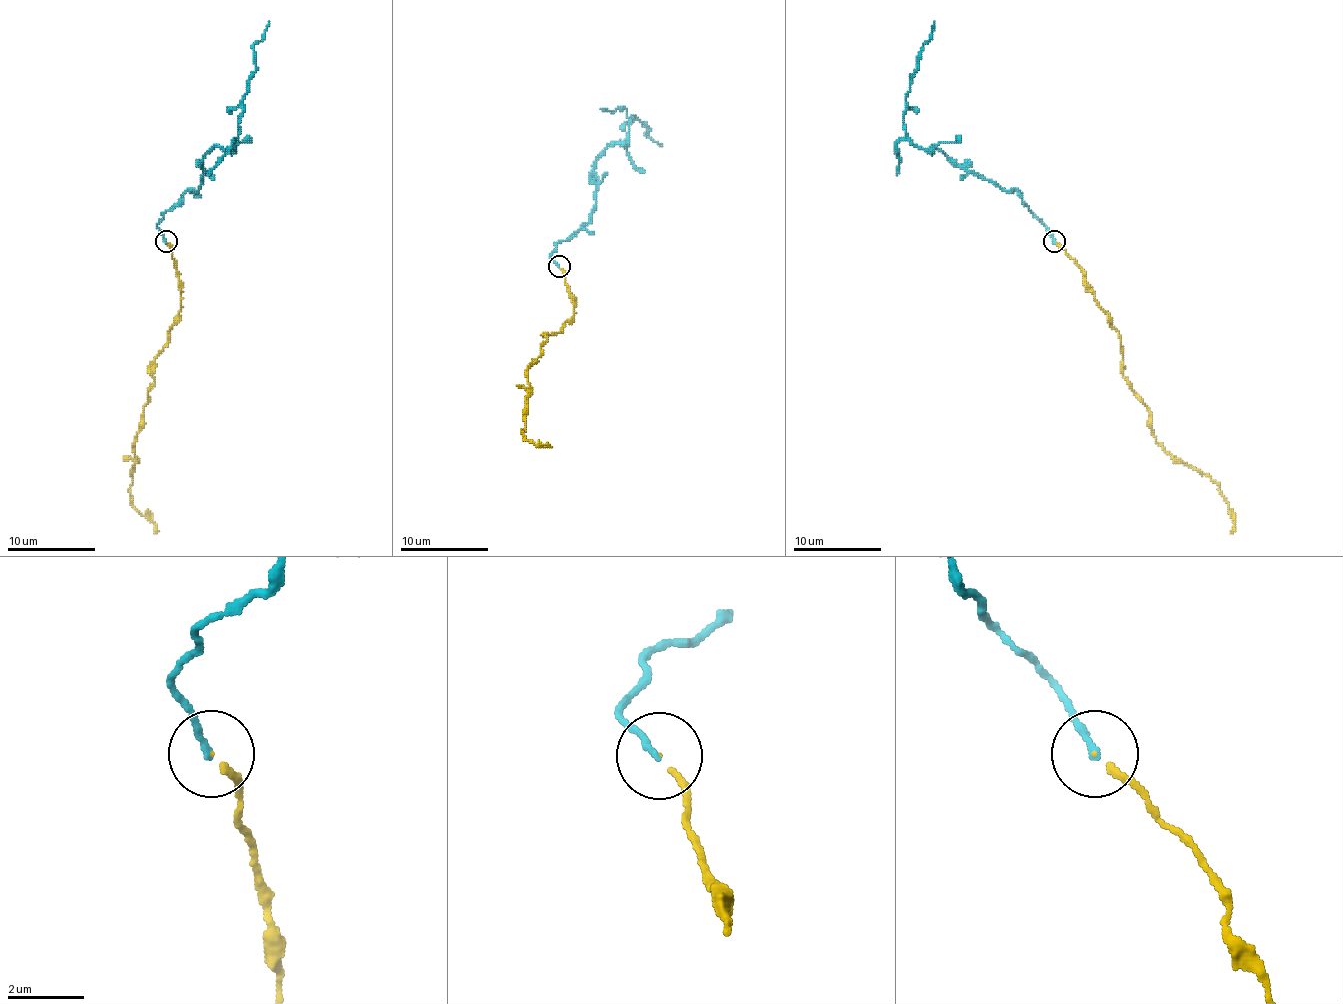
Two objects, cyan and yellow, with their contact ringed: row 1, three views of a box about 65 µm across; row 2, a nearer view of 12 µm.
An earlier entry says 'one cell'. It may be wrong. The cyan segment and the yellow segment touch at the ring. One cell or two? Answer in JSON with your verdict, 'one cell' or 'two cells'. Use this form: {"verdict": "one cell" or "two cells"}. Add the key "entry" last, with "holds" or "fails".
{"verdict": "one cell", "entry": "holds"}

